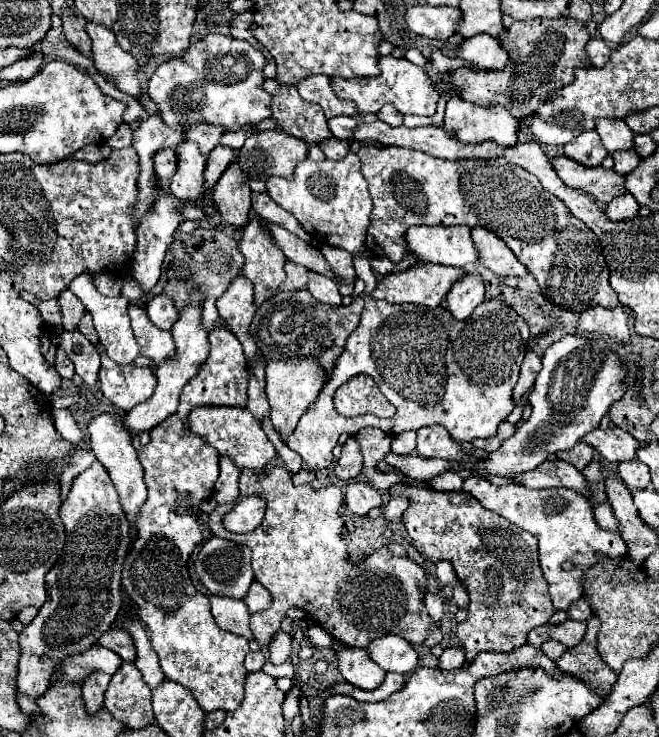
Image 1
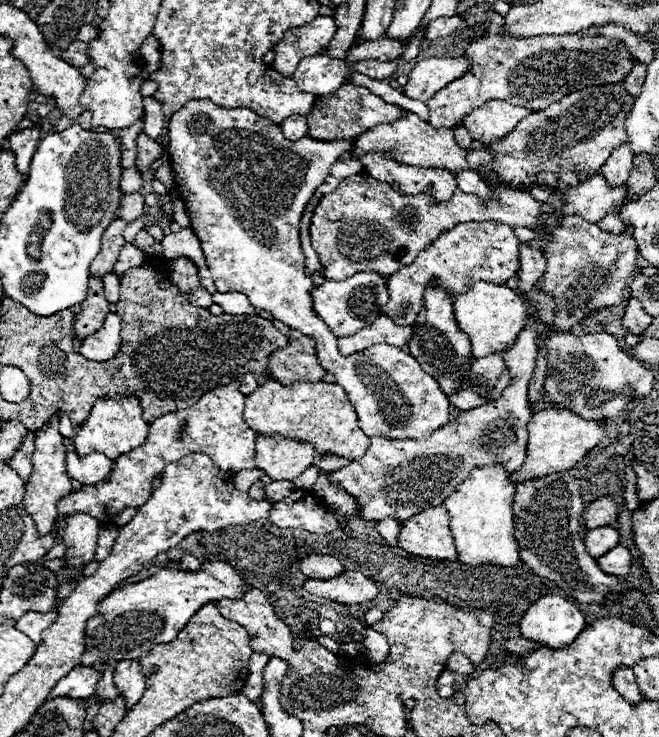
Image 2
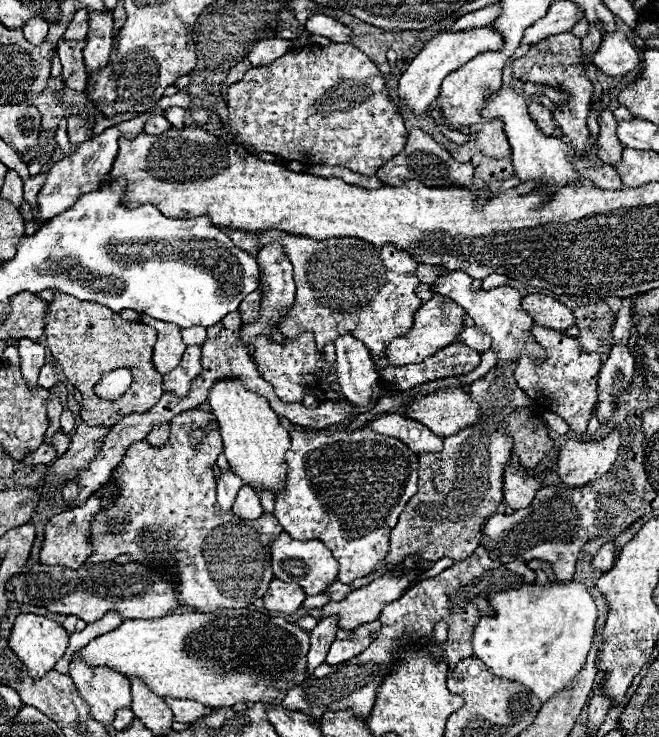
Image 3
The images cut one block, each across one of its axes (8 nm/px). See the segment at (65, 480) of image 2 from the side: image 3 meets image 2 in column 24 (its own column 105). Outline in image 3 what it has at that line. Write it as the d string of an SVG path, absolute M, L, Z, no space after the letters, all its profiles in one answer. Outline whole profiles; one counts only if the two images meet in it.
M108 492L102 498L92 494L84 504L68 508L68 510L60 512L58 516L54 516L44 526L44 542L42 542L42 550L40 550L40 560L50 566L60 564L60 566L70 566L70 568L80 568L86 562L86 558L92 554L92 538L88 536L92 516L96 516L96 512L100 512L112 504L114 504L114 492Z

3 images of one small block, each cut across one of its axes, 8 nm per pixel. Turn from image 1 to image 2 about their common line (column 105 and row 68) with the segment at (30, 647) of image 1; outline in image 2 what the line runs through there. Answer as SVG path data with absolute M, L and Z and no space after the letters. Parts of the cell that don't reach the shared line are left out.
M488 12L490 32L478 42L470 44L470 70L436 92L428 102L430 126L454 128L462 124L466 114L486 104L486 100L506 100L514 106L538 112L568 96L568 92L582 90L584 86L606 86L624 80L634 68L634 58L620 40L606 40L604 36L532 36L532 38L508 38L500 36L504 18L496 12Z

